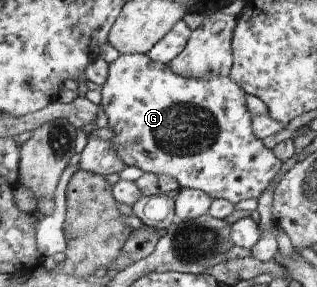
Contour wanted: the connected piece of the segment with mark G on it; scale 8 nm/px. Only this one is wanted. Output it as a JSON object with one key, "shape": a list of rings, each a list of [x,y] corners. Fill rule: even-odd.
{"shape":[[[123,54],[116,58],[115,61],[109,64],[108,77],[106,82],[101,88],[102,101],[104,111],[108,116],[108,127],[112,129],[114,136],[112,138],[119,156],[123,158],[123,162],[126,162],[127,166],[136,166],[142,170],[143,173],[153,173],[161,176],[161,174],[169,174],[175,176],[181,184],[181,188],[195,188],[207,192],[212,199],[229,199],[234,204],[239,204],[243,200],[249,198],[259,198],[269,183],[283,168],[283,161],[279,160],[278,155],[275,154],[274,149],[270,149],[263,139],[257,138],[253,134],[251,128],[251,112],[247,108],[247,96],[246,90],[243,90],[235,80],[230,76],[203,76],[203,78],[185,78],[185,76],[179,76],[175,74],[174,70],[171,70],[170,64],[162,62],[155,62],[151,60],[149,54]]]}

